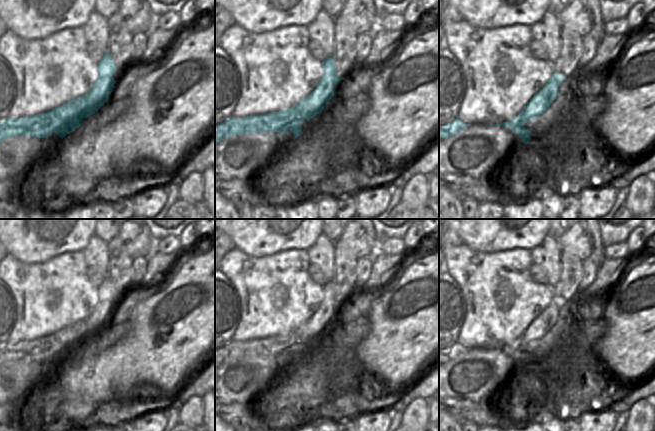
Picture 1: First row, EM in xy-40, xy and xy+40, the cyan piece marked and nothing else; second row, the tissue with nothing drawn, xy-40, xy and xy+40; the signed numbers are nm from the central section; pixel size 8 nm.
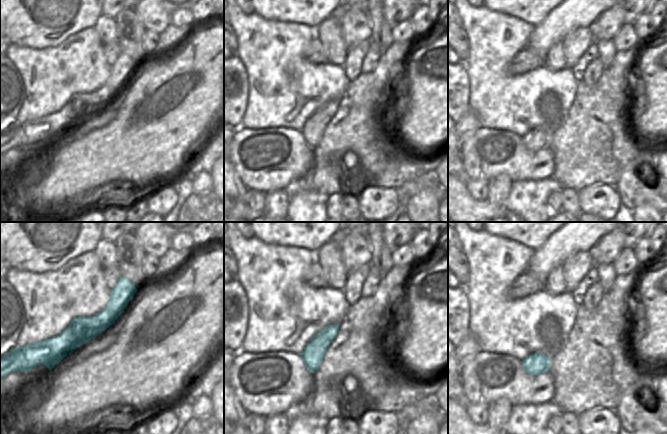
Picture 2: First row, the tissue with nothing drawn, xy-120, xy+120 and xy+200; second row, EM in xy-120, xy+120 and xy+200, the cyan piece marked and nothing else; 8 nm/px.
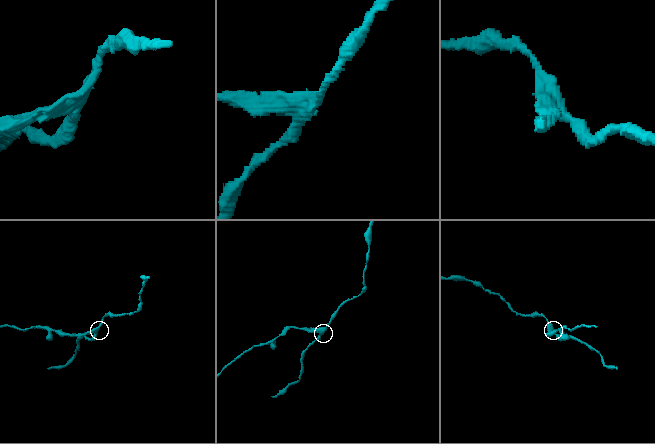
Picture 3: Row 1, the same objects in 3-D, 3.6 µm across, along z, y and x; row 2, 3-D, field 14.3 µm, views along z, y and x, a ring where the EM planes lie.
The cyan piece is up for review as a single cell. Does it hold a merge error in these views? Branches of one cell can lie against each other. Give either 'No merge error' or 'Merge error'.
Merge error.

